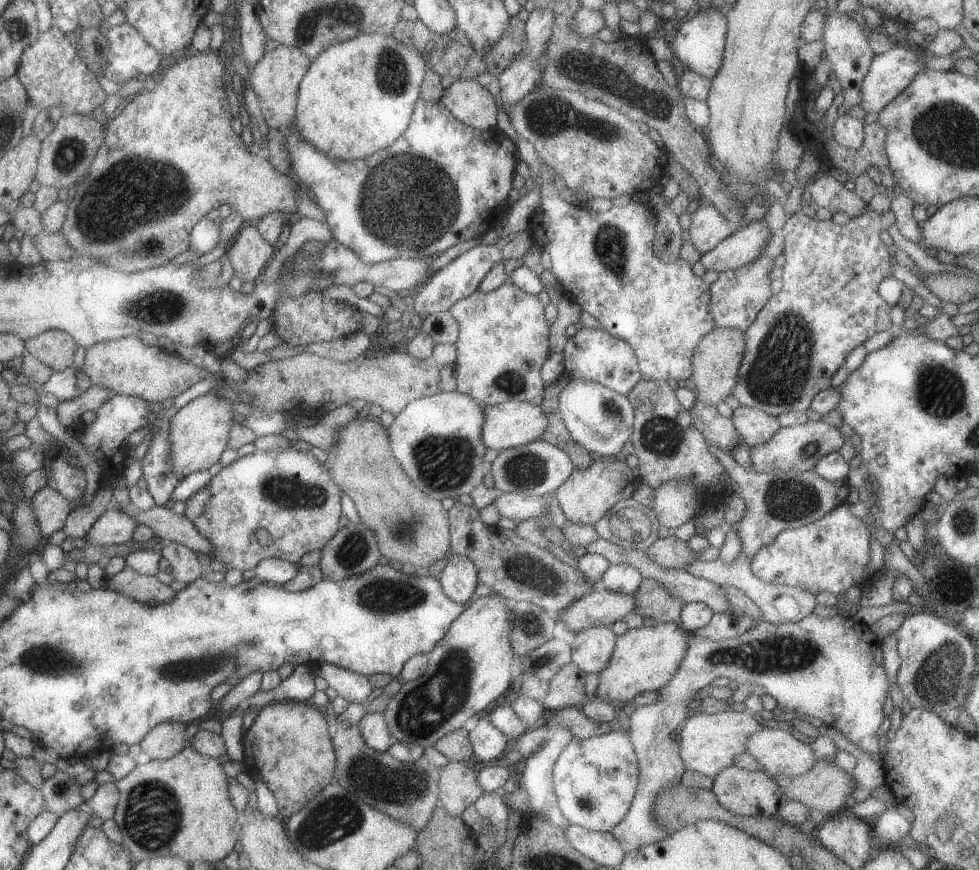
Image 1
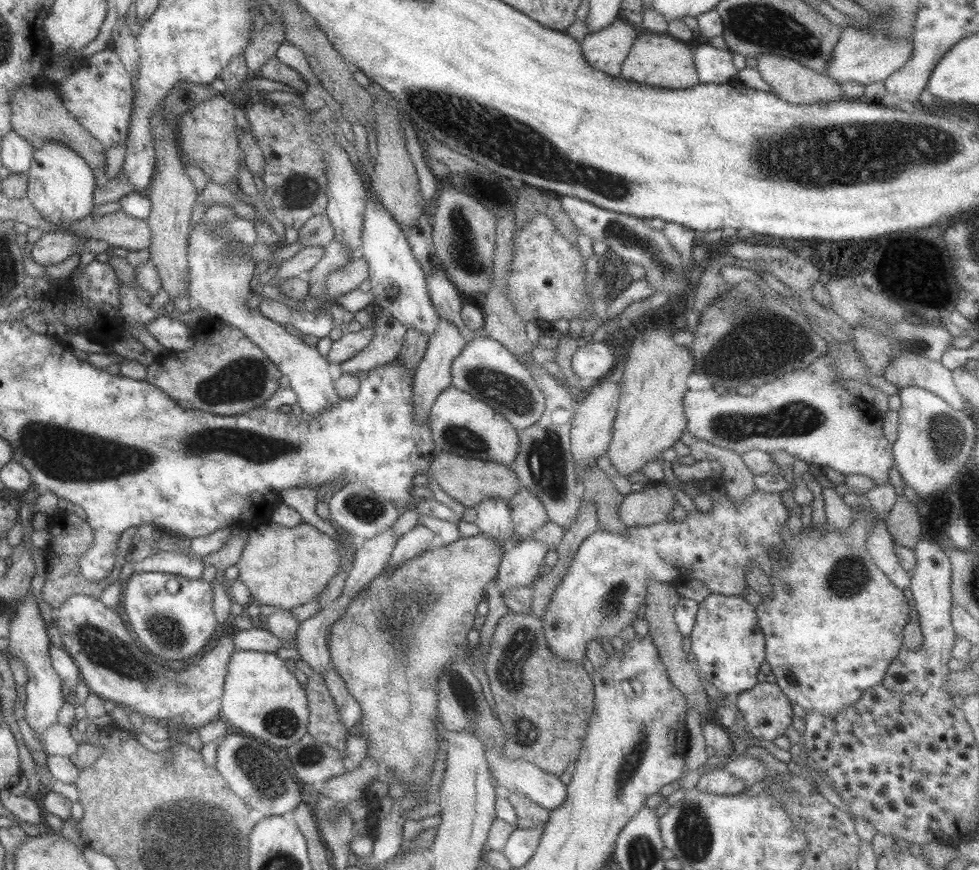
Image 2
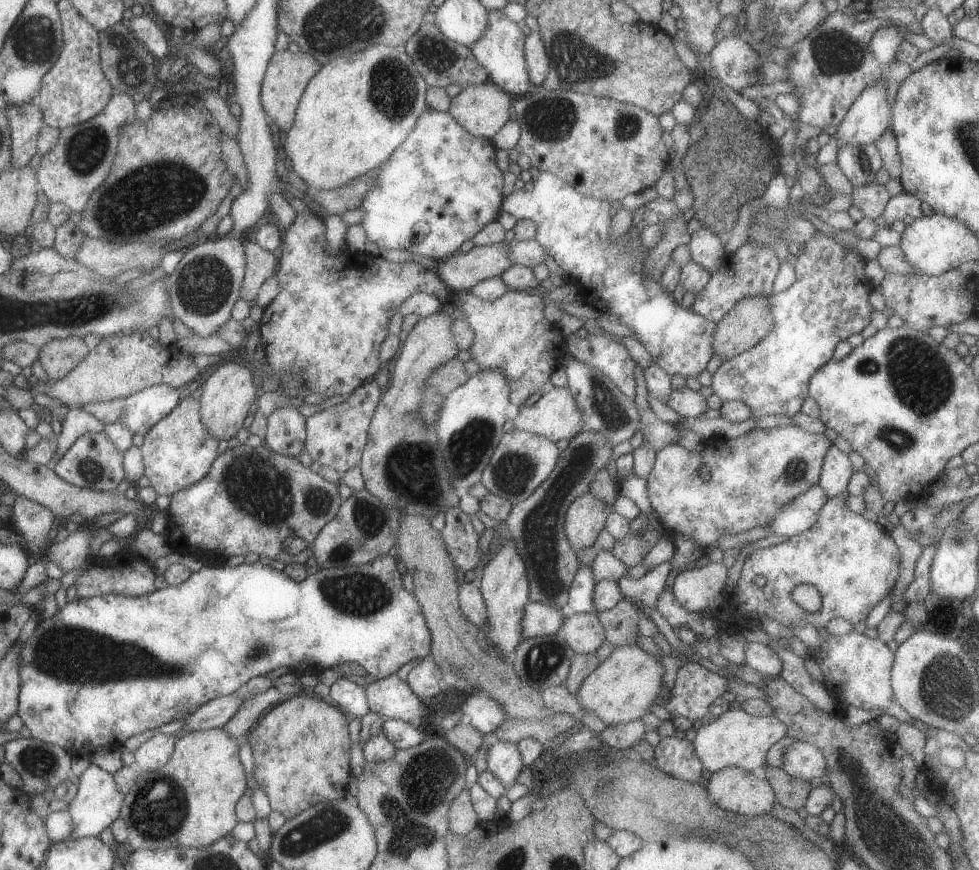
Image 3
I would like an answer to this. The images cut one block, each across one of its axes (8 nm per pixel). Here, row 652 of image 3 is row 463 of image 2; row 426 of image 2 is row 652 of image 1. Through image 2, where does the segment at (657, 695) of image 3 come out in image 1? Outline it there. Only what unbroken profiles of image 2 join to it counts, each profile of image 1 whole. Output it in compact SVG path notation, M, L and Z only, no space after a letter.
M679 622L655 623L652 627L643 624L642 627L627 629L625 633L616 636L614 649L609 657L608 663L598 674L598 685L596 687L596 697L614 704L623 704L633 699L639 693L653 693L658 691L675 674L684 657L688 644L685 637L689 634L681 628Z

